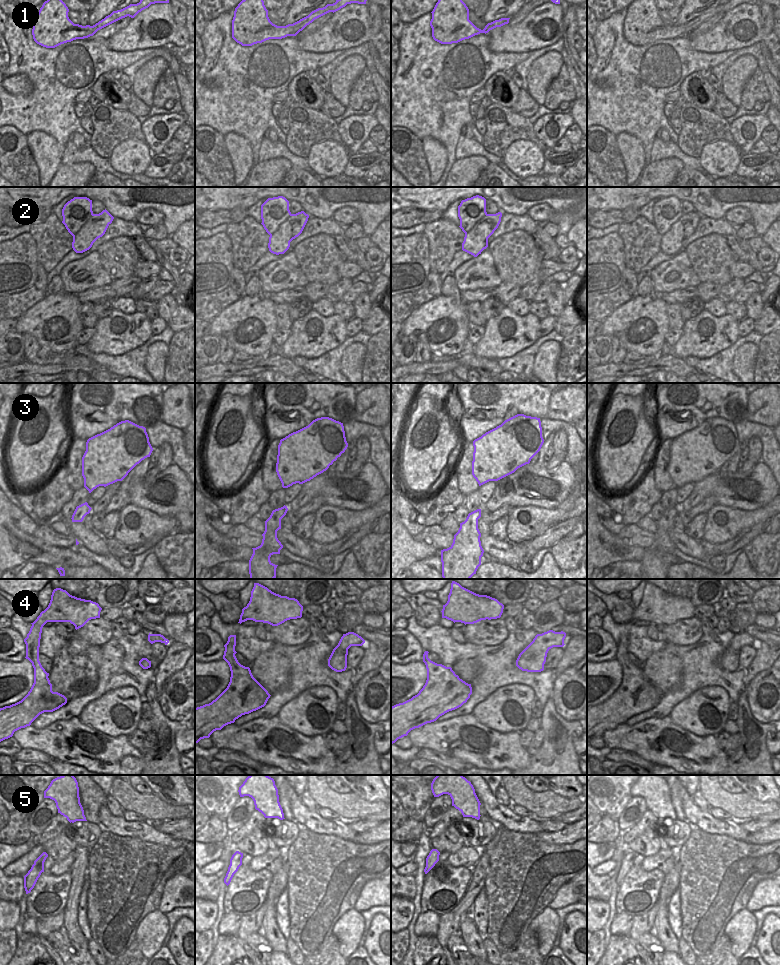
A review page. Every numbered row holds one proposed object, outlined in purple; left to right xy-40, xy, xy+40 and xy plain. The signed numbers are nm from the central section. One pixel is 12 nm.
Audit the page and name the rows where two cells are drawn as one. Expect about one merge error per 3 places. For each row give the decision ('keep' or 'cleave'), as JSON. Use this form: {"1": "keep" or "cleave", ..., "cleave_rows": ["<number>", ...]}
{"1": "keep", "2": "cleave", "3": "keep", "4": "keep", "5": "cleave", "cleave_rows": ["2", "5"]}

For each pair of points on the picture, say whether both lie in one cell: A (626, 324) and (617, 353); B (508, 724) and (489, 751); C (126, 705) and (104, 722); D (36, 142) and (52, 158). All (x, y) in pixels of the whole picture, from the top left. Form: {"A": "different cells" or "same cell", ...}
{"A": "different cells", "B": "different cells", "C": "same cell", "D": "same cell"}

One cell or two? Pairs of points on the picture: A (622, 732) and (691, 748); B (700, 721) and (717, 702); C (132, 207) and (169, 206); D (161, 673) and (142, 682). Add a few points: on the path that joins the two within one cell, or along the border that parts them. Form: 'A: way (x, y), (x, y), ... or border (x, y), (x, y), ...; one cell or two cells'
A: way (639, 738), (658, 752), (665, 748), (674, 748); one cell
B: way (698, 713), (699, 706), (703, 702), (709, 701); one cell
C: way (141, 203), (160, 204); one cell
D: border (154, 670), (155, 682); two cells

